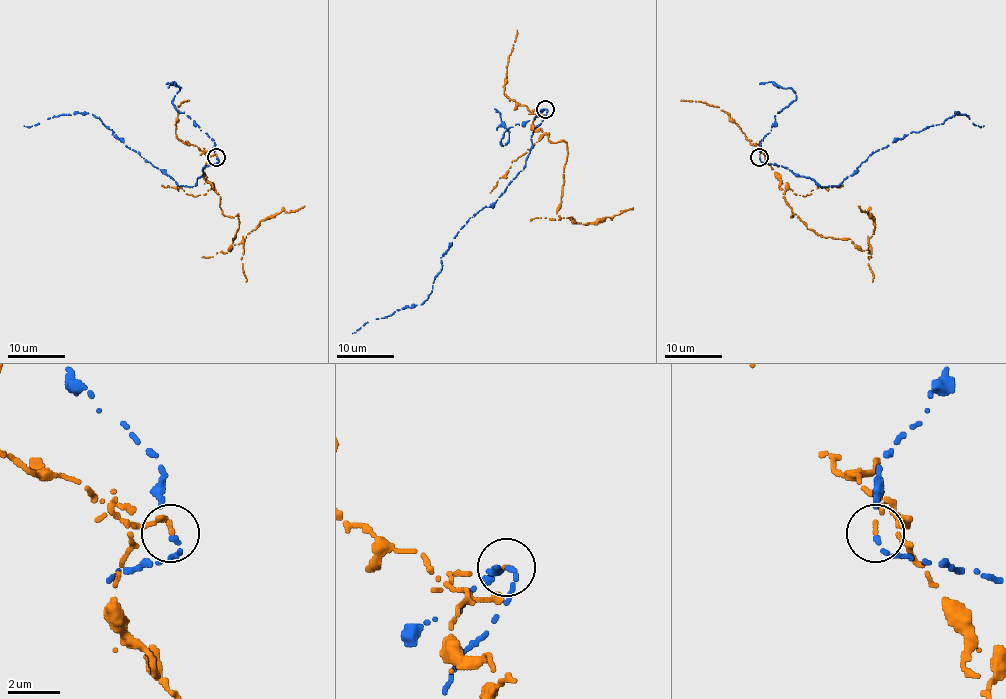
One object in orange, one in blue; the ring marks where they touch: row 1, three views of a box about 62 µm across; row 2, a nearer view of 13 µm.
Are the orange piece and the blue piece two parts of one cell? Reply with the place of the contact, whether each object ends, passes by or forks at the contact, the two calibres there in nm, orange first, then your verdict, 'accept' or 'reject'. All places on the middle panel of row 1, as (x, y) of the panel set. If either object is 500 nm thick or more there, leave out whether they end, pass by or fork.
at (545, 109); orange ends there; blue passes by; 140 nm thick on the orange side, 130 nm on the other; reject

